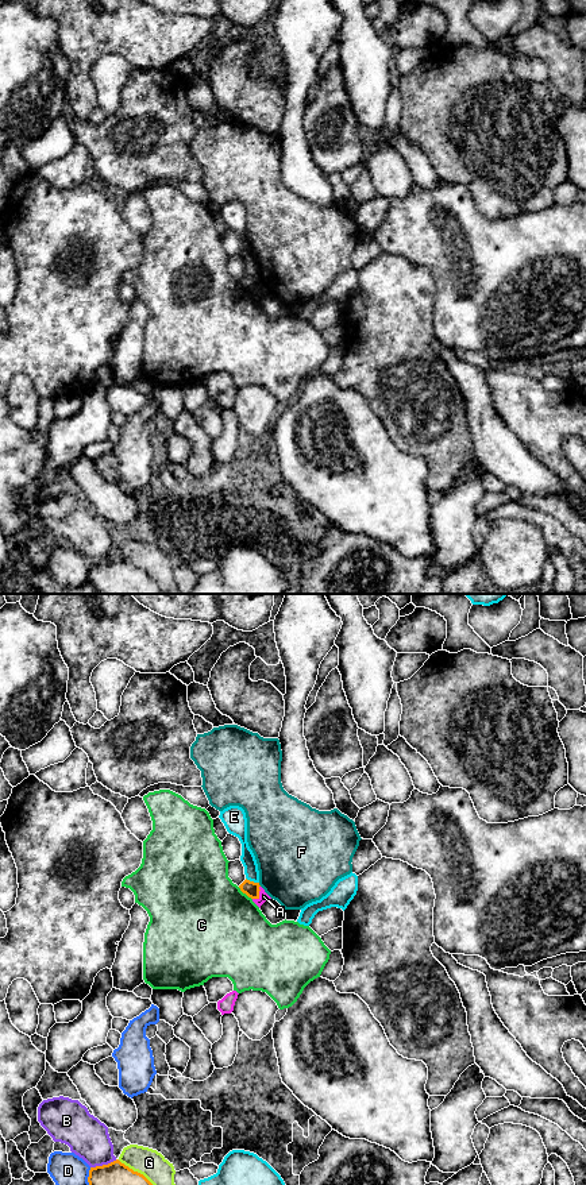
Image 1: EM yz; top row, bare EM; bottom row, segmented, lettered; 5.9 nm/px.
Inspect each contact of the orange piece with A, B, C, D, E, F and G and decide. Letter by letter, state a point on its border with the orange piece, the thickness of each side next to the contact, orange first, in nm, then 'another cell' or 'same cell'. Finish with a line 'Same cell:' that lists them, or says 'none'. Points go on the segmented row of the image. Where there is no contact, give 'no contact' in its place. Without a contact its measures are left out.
A: contact yz (258, 894); calibres 90 and 60 nm; another cell
B: contact yz (103, 1165); calibres 140 and 240 nm; another cell
C: contact yz (245, 892); calibres 90 and 480 nm; another cell
D: contact yz (89, 1176); calibres 140 and 190 nm; another cell
E: contact yz (253, 882); calibres 90 and 90 nm; another cell
F: contact yz (258, 884); calibres 90 and 460 nm; another cell
G: contact yz (135, 1172); calibres 140 and 160 nm; another cell
Same cell: none

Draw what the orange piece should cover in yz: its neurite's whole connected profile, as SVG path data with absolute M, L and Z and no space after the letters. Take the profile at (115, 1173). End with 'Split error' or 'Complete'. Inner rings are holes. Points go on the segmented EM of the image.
M119 1159L90 1167L89 1185L153 1185L143 1174L134 1172Z. Complete

